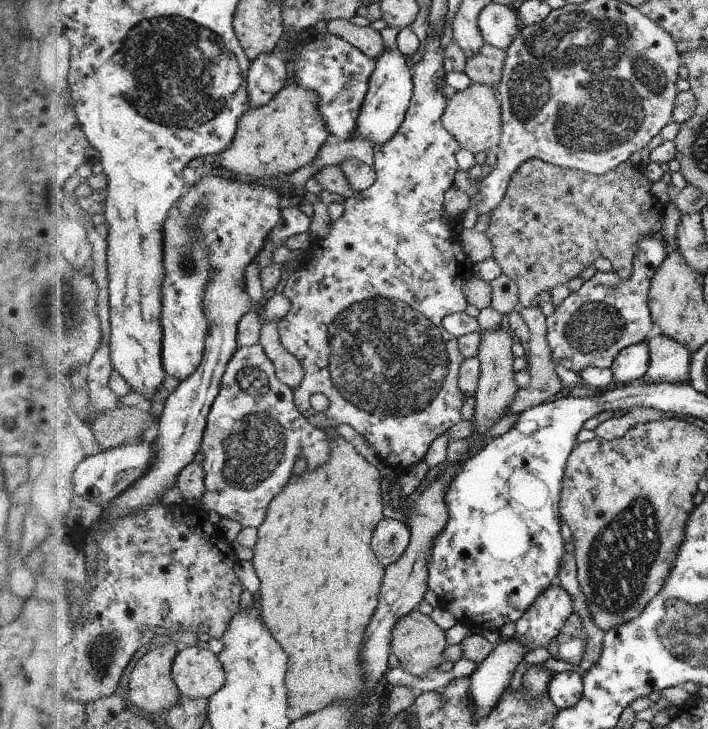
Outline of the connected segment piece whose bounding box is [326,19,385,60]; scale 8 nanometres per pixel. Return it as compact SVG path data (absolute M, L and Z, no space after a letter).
M332 19L326 28L330 35L343 38L360 52L375 60L385 50L380 31L371 26L360 27L346 19Z

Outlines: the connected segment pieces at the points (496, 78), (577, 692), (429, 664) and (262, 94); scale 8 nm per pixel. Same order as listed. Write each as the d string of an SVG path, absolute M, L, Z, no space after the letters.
M485 43L474 57L466 59L464 72L473 83L496 86L502 80L507 52L504 49Z
M576 672L553 673L547 694L558 710L568 709L583 698L582 678Z
M418 608L396 624L391 643L392 654L400 661L402 670L419 677L442 662L446 648L444 630Z
M278 52L262 55L251 63L247 78L251 108L270 104L276 95L288 85L288 64Z

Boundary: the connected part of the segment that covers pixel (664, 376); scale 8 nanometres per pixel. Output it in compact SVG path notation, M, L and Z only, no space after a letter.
M659 333L648 342L649 365L643 374L645 383L690 382L692 350L684 343Z

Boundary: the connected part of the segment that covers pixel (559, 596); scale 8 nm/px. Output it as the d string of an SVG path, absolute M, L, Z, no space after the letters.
M552 584L527 612L515 622L516 639L520 639L530 651L546 647L574 612L574 599L560 584Z

